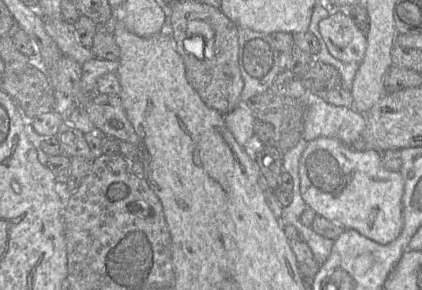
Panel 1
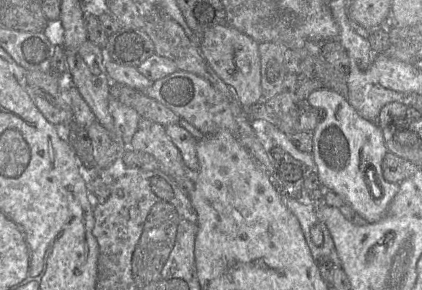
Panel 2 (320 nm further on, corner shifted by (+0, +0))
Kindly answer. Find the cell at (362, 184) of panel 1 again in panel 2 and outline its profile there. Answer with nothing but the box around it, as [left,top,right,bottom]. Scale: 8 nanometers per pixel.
[308,89,399,223]

